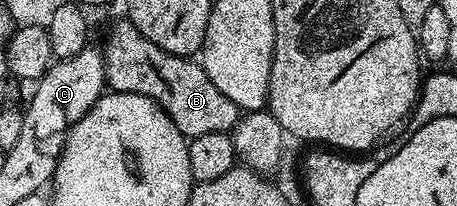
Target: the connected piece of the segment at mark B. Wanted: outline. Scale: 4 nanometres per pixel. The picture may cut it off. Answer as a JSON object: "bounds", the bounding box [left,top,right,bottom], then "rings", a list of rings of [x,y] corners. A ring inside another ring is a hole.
{"bounds":[103,17,242,137],"rings":[[[126,17],[112,27],[108,44],[103,44],[104,78],[112,91],[134,93],[157,103],[174,121],[174,125],[185,137],[202,133],[231,132],[242,114],[238,105],[230,101],[206,77],[203,66],[187,55],[166,53],[154,41],[150,41]]]}

